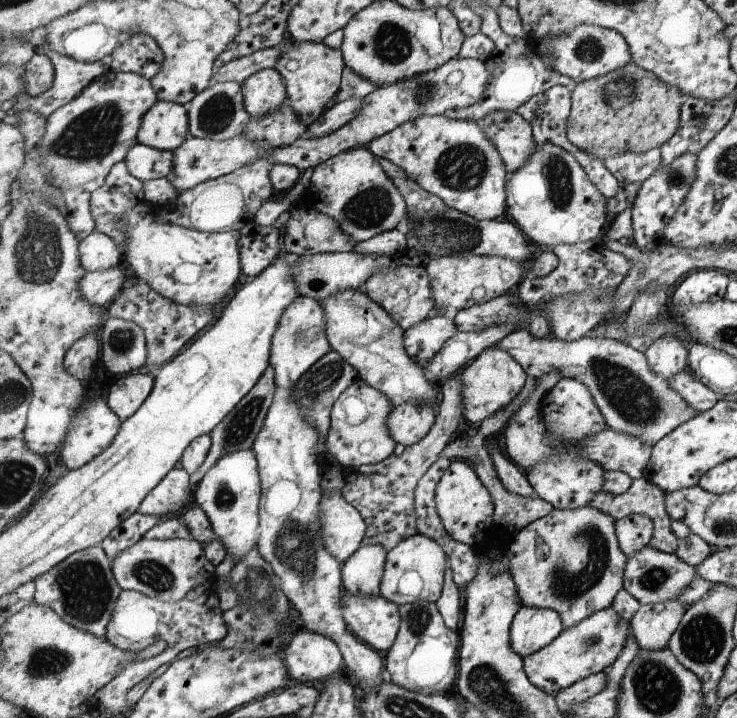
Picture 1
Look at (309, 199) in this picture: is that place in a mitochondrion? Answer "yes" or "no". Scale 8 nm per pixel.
no

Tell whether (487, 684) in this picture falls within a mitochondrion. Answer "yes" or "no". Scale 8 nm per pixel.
yes

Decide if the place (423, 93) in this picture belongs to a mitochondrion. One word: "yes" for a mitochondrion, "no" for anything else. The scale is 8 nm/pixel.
yes

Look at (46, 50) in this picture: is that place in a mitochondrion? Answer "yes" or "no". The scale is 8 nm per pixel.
no

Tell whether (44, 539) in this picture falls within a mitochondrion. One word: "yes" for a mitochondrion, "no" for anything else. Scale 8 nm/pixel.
no

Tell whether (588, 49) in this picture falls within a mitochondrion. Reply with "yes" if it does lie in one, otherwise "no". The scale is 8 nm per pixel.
yes

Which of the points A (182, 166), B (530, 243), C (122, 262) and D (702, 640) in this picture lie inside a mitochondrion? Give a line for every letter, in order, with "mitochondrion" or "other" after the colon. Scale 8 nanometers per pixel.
A: other
B: other
C: other
D: mitochondrion

